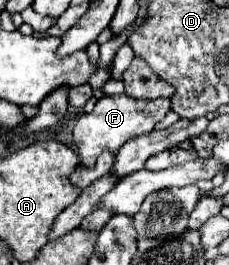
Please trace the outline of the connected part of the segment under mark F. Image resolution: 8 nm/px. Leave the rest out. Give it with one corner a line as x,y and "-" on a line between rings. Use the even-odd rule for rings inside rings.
128,94
118,96
102,96
94,110
88,114
82,114
74,126
74,144
78,148
80,162
84,166
92,166
96,158
104,152
118,152
124,142
128,142
134,136
148,134
154,130
154,126
166,116
170,110
168,98
156,98
156,100
134,100

